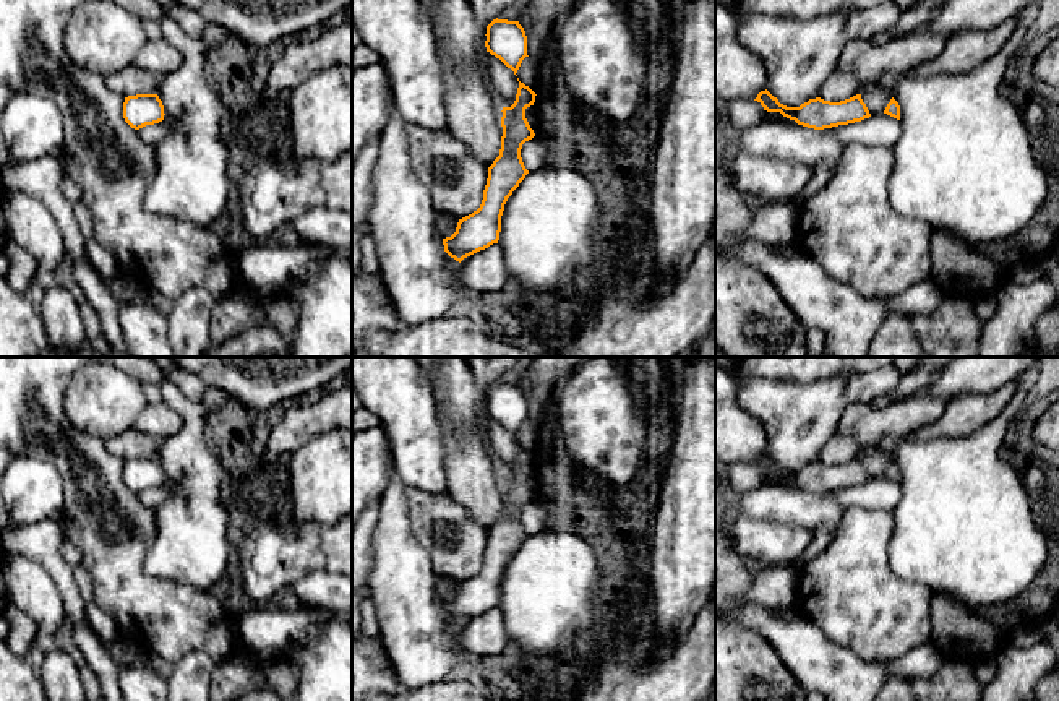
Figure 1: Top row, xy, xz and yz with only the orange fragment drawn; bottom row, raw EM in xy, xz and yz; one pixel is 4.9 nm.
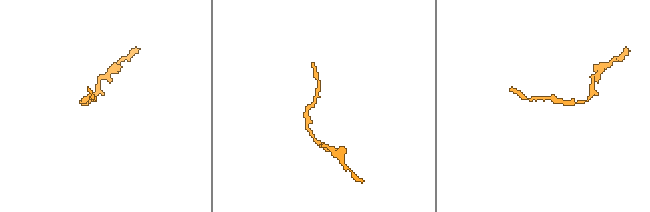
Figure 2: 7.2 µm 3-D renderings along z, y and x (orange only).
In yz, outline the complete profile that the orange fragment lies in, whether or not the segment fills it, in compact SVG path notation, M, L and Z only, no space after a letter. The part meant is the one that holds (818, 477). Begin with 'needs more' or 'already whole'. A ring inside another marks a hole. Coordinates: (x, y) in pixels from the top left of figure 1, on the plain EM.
already whole; M765 453L761 454L754 464L757 464L767 475L780 475L783 480L795 484L798 488L814 493L848 488L871 480L861 458L840 466L816 461L800 471L787 471Z

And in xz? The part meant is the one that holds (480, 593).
already whole; M519 445L514 467L501 474L501 513L488 531L482 568L472 578L459 583L451 600L443 602L444 615L459 626L499 604L504 568L529 537L521 513L535 500L525 482L525 472L534 469L535 459L529 449Z

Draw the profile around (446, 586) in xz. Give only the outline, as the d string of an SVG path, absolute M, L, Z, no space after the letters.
M439 576L438 578L438 596L443 602L451 600L456 596L459 583L452 578Z

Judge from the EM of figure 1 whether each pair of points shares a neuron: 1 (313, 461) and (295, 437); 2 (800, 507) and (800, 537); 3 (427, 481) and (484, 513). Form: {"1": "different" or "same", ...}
{"1": "different", "2": "different", "3": "different"}

